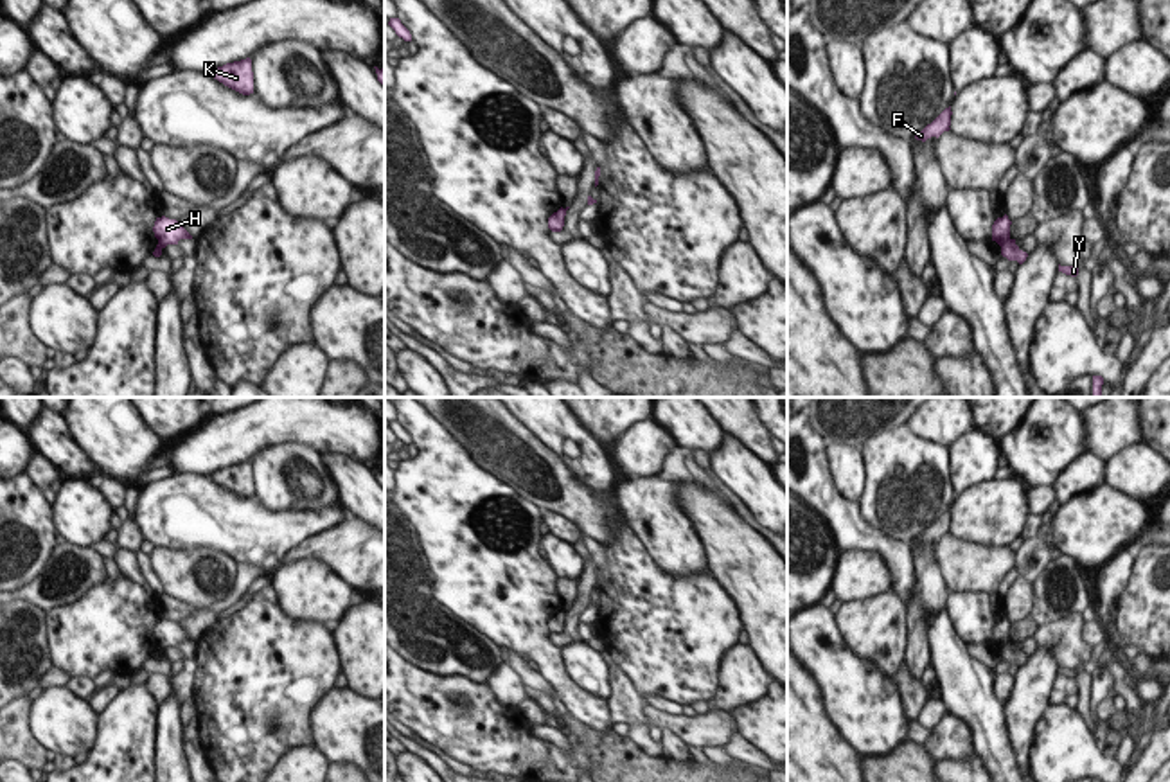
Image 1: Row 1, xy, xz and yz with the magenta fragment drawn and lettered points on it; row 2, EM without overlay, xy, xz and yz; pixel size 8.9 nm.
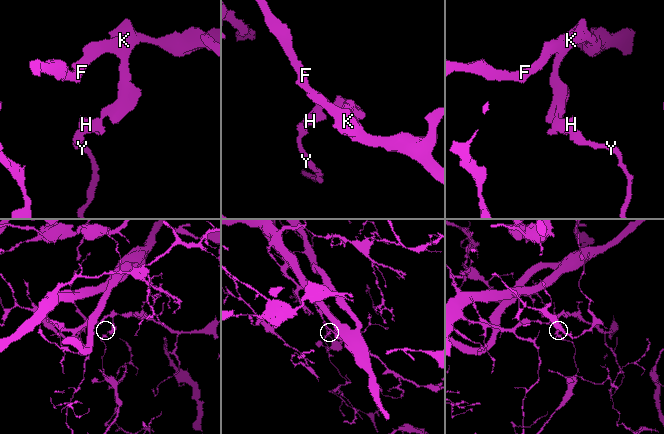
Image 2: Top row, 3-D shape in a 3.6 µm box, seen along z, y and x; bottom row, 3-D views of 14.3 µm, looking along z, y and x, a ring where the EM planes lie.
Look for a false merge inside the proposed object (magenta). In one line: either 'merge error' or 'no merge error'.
merge error

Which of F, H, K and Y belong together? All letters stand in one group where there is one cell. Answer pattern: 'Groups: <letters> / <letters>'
Groups: F H K / Y.

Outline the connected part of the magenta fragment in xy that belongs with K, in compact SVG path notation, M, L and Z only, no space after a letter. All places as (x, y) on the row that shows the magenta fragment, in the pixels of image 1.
M250 58L217 67L210 72L210 76L243 95L253 93L253 72Z

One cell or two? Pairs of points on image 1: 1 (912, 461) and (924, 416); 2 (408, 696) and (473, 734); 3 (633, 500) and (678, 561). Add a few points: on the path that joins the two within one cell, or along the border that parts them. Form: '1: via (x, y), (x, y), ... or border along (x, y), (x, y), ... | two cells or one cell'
1: border along (906, 423), (915, 434), (948, 448) | two cells
2: via (425, 703), (432, 710), (446, 710), (457, 718) | one cell
3: via (649, 515), (674, 545) | one cell

